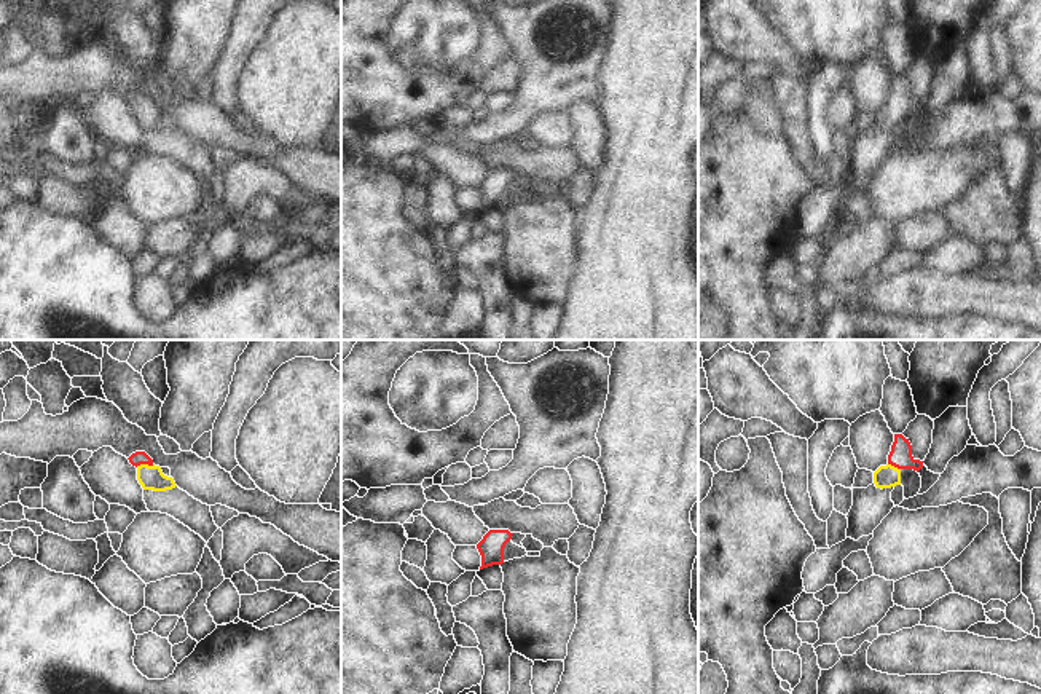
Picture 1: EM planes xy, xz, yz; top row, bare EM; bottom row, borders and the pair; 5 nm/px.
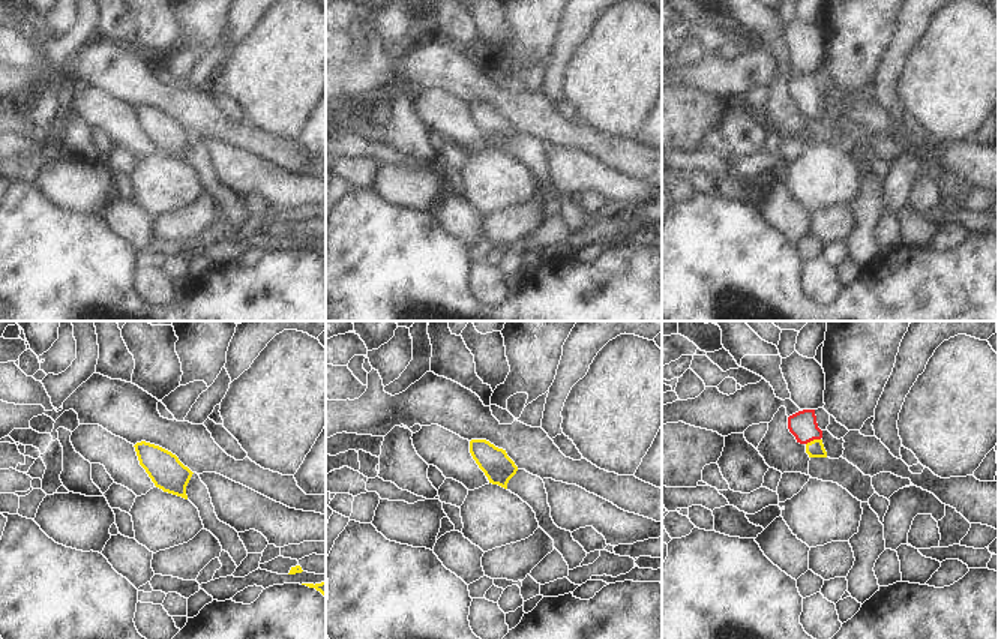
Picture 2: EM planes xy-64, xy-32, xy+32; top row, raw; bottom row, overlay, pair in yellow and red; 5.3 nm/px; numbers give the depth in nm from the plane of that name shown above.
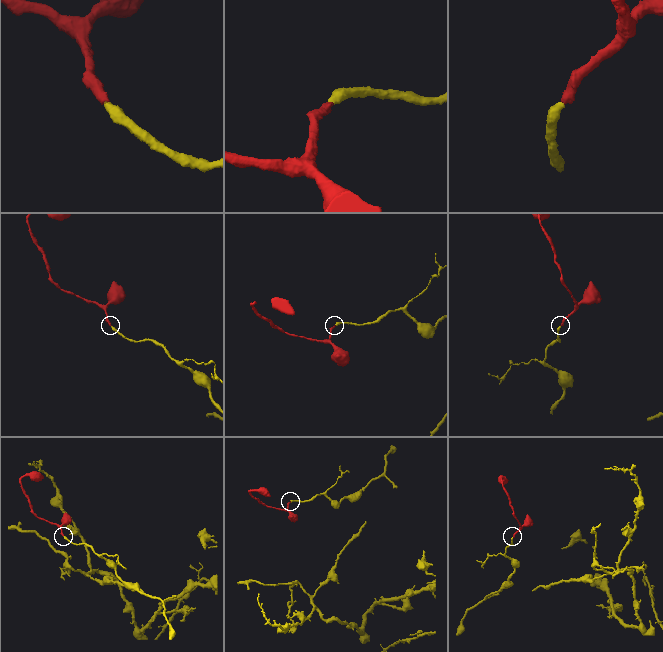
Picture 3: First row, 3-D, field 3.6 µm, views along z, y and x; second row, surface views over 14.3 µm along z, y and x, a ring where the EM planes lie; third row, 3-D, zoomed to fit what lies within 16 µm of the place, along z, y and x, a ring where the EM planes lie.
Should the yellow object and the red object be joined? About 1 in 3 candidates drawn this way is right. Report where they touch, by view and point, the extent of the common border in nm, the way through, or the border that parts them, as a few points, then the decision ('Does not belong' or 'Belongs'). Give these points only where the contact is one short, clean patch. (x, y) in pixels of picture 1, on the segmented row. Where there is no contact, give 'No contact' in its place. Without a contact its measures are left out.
Touches yellow at xy (144, 465). Shared border 100 nm. Path across: xy (150, 477), (144, 465), (137, 458). Belongs

